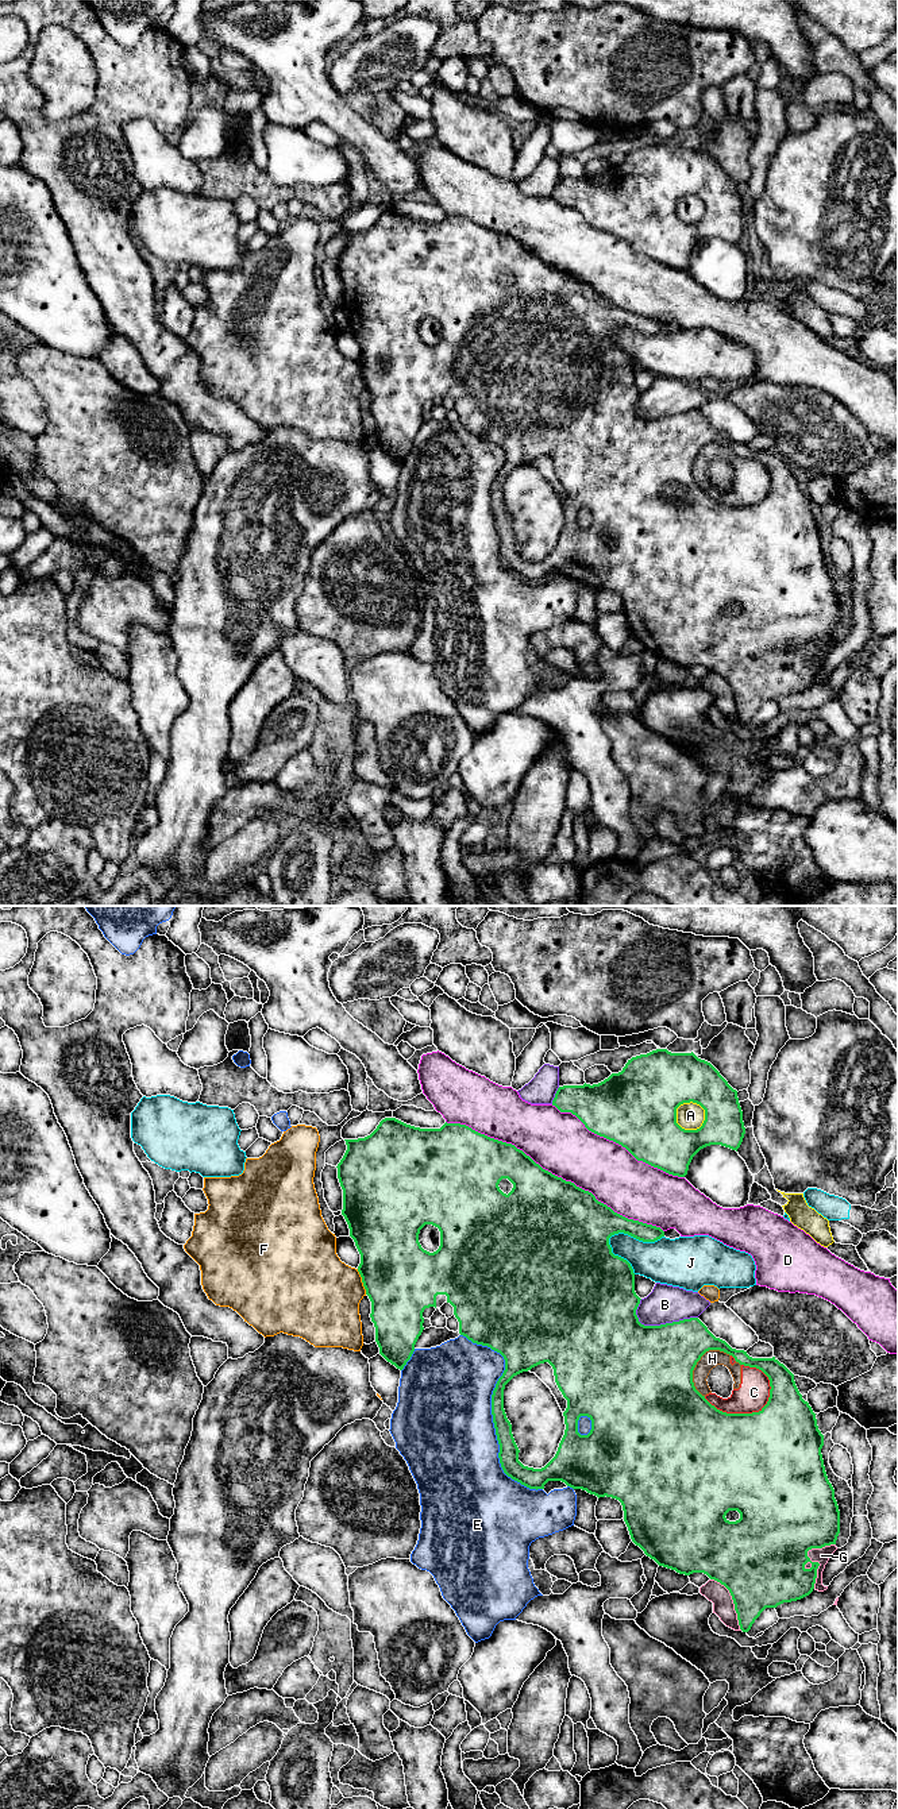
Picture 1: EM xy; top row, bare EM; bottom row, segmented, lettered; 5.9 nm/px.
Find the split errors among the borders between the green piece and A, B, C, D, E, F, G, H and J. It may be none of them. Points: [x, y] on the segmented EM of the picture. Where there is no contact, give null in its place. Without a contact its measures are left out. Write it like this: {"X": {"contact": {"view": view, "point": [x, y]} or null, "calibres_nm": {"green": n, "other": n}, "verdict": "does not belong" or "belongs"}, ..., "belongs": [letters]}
{"A": {"contact": {"view": "xy", "point": [697, 1129]}, "calibres_nm": {"green": 300, "other": 160}, "verdict": "does not belong"}, "B": {"contact": {"view": "xy", "point": [663, 1325]}, "calibres_nm": {"green": 480, "other": 220}, "verdict": "does not belong"}, "C": {"contact": {"view": "xy", "point": [746, 1414]}, "calibres_nm": {"green": 500, "other": 190}, "verdict": "does not belong"}, "D": {"contact": {"view": "xy", "point": [554, 1175]}, "calibres_nm": {"green": 480, "other": 360}, "verdict": "does not belong"}, "E": {"contact": {"view": "xy", "point": [492, 1412]}, "calibres_nm": {"green": 110, "other": 500}, "verdict": "does not belong"}, "F": {"contact": {"view": "xy", "point": [362, 1281]}, "calibres_nm": {"green": 440, "other": 440}, "verdict": "does not belong"}, "G": {"contact": {"view": "xy", "point": [809, 1558]}, "calibres_nm": {"green": 460, "other": 90}, "verdict": "does not belong"}, "H": {"contact": {"view": "xy", "point": [696, 1364]}, "calibres_nm": {"green": 460, "other": 100}, "verdict": "does not belong"}, "J": {"contact": {"view": "xy", "point": [634, 1237]}, "calibres_nm": {"green": 240, "other": 280}, "verdict": "does not belong"}, "belongs": []}

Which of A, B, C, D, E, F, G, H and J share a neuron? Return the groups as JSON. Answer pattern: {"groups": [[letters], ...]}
{"groups": [["A"], ["B"], ["C", "H"], ["D"], ["E"], ["F"], ["G"], ["J"]]}

